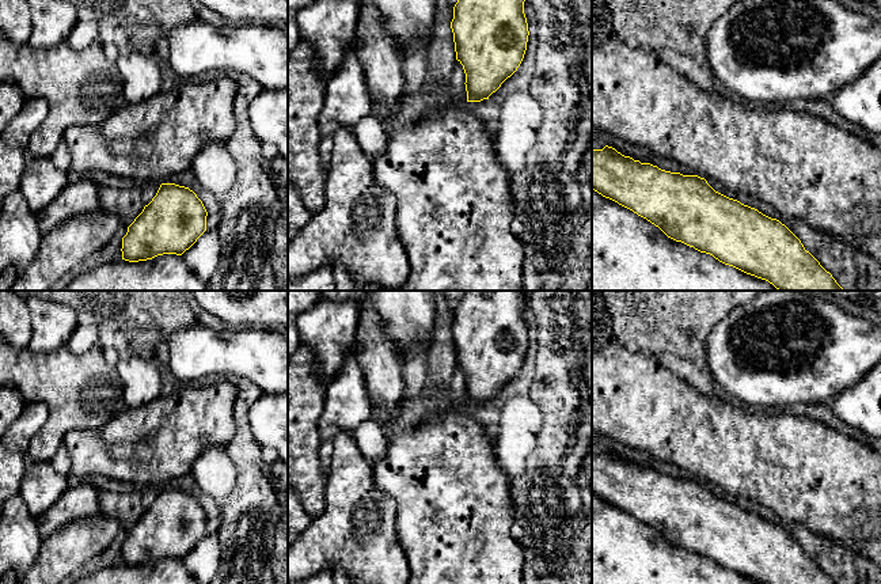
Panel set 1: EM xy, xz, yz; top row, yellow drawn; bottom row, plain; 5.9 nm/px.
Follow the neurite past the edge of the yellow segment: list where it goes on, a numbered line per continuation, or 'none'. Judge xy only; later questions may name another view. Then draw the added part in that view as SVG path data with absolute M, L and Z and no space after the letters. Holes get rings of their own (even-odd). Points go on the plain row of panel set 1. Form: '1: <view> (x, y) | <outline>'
none

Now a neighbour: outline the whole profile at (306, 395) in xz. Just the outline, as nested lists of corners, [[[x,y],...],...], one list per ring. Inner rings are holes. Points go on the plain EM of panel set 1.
[[[307,345],[288,359],[288,486],[299,496],[311,519],[326,505],[327,473],[320,467],[318,421],[324,409],[326,387],[316,379],[316,361]]]

